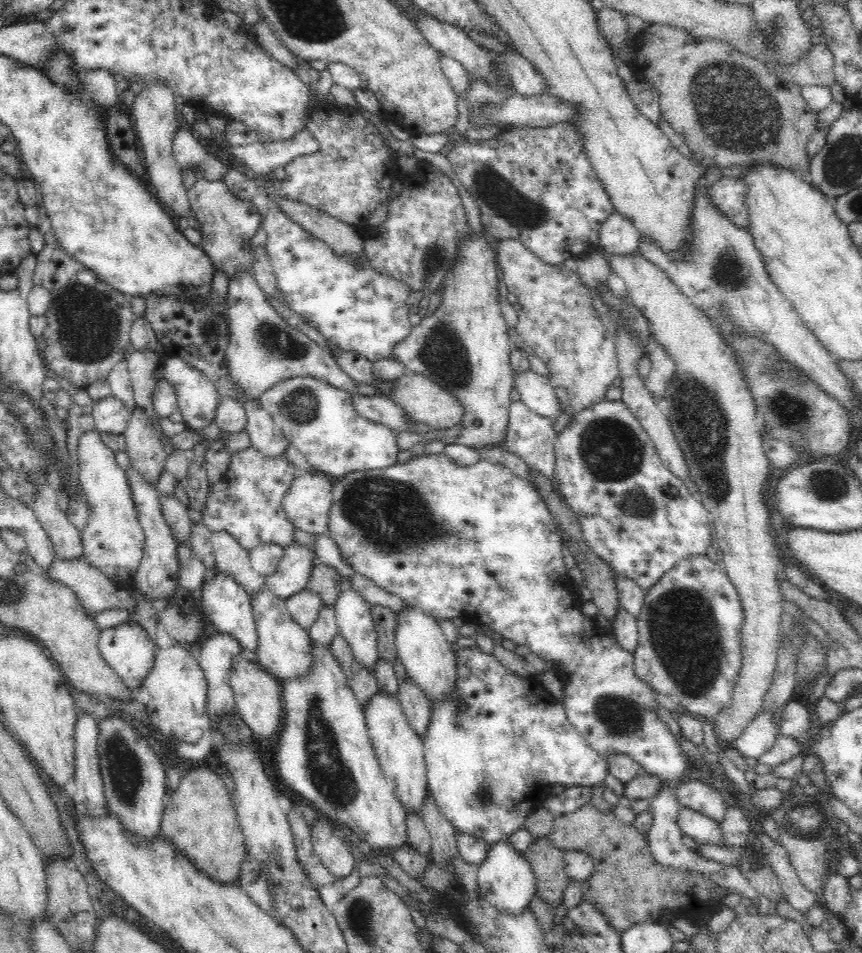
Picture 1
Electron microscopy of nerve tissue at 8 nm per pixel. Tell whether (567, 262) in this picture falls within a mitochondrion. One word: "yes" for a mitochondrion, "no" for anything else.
no

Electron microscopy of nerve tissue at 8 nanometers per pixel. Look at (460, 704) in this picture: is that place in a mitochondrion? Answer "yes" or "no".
no

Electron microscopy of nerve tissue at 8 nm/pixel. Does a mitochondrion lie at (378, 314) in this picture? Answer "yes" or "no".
no

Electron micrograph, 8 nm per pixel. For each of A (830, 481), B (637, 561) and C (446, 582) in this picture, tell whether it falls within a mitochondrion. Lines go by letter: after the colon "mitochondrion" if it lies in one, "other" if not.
A: mitochondrion
B: other
C: other

